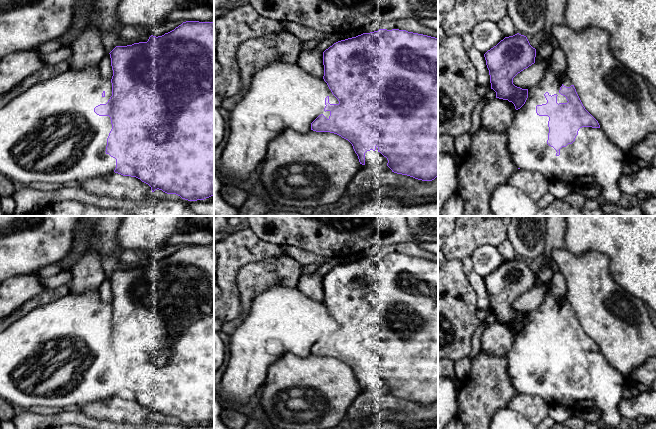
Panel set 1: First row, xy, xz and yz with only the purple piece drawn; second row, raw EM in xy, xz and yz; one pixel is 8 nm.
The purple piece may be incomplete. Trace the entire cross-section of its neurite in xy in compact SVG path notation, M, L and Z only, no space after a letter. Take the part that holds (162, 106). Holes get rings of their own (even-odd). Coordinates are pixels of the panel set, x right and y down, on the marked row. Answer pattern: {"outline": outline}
{"outline": "M186 21L176 27L174 30L165 33L162 36L151 35L147 42L134 43L127 46L116 46L110 53L111 66L113 70L112 83L112 96L106 104L100 104L94 108L94 112L99 116L109 116L111 119L112 129L107 138L106 154L116 159L115 173L123 176L131 176L140 179L142 182L151 187L152 192L159 189L167 194L176 194L182 199L188 201L204 200L214 196L214 22L199 22L199 21Z"}

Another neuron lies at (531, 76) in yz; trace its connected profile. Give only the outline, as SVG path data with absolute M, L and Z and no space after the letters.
M547 58L543 61L535 62L524 69L513 78L513 84L522 89L529 89L537 85L543 79L550 65L550 60L551 58Z

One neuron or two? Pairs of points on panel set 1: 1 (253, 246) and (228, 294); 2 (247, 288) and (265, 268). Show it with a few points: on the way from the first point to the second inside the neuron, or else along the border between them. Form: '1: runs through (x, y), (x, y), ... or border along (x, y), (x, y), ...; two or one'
1: runs through (243, 258), (234, 272), (233, 282); one
2: runs through (251, 283), (261, 273); one

